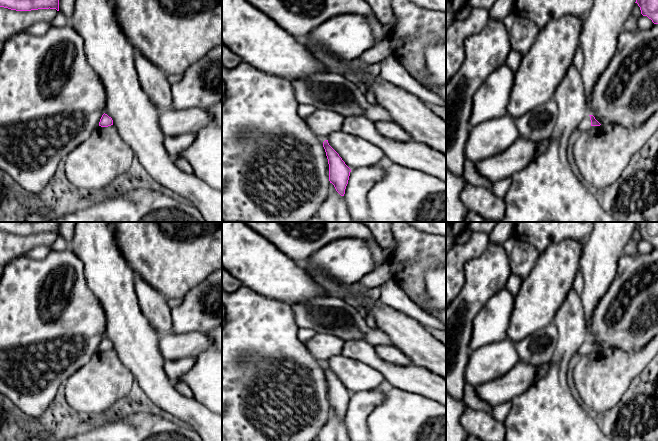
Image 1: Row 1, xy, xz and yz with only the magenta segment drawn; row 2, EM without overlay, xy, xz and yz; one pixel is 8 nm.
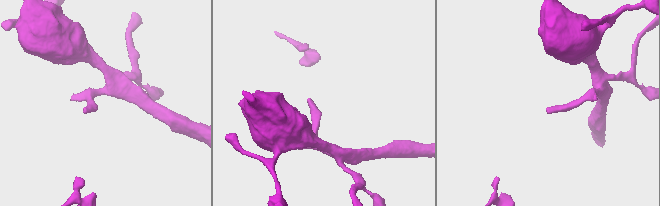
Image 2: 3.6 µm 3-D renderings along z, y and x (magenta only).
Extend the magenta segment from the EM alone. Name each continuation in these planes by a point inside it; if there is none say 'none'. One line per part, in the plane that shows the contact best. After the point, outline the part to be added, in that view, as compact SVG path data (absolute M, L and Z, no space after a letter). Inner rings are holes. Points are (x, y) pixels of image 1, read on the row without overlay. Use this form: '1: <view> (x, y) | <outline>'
1: yz (586, 347) | M586 340L585 343L579 348L579 350L577 351L577 354L582 356L585 354L590 353L591 350L591 344L590 344L590 340Z

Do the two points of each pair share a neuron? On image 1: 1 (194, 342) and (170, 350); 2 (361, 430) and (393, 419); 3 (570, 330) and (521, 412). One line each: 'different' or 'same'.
1: same
2: different
3: same

